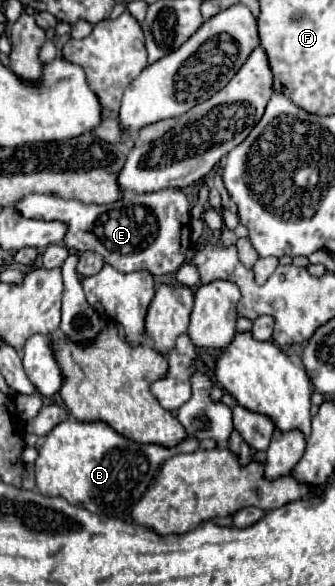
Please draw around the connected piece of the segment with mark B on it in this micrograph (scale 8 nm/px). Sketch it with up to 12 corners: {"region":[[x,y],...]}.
{"region":[[60,422],[36,488],[128,520],[160,464],[194,452],[138,444],[104,422]]}

